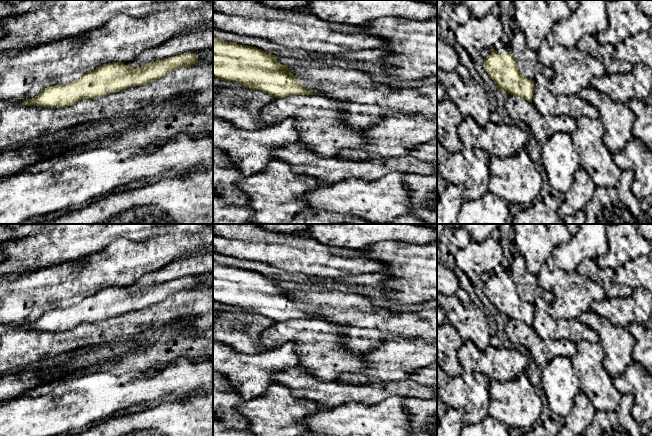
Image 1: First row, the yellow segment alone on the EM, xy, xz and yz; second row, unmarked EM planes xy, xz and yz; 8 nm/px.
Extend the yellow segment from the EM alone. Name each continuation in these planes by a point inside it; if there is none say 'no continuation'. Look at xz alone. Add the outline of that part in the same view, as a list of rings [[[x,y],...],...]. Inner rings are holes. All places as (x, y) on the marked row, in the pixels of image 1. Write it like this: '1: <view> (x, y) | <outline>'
no continuation

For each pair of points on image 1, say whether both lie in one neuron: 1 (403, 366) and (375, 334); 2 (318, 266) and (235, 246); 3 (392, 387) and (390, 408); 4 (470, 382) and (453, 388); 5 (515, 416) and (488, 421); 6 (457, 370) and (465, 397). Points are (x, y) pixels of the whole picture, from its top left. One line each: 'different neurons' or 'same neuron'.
1: different neurons
2: same neuron
3: different neurons
4: same neuron
5: different neurons
6: different neurons

